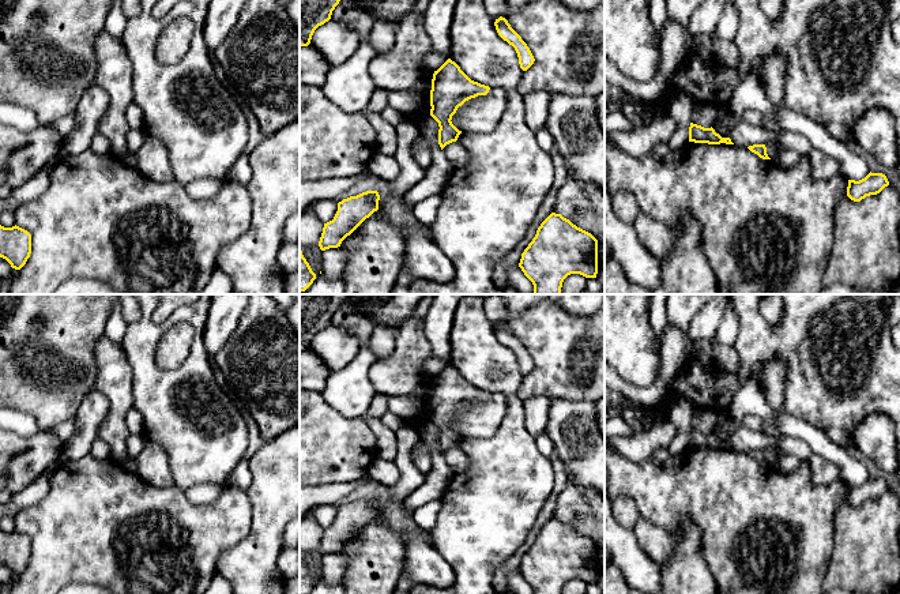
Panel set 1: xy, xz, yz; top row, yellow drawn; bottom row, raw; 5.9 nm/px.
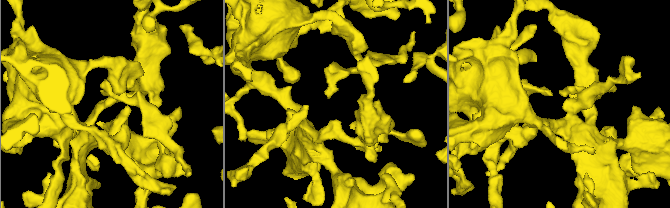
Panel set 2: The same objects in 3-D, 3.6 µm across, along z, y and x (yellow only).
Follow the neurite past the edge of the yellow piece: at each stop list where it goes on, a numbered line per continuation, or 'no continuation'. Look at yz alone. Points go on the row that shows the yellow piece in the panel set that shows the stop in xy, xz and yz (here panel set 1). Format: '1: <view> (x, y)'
1: yz (772, 150)

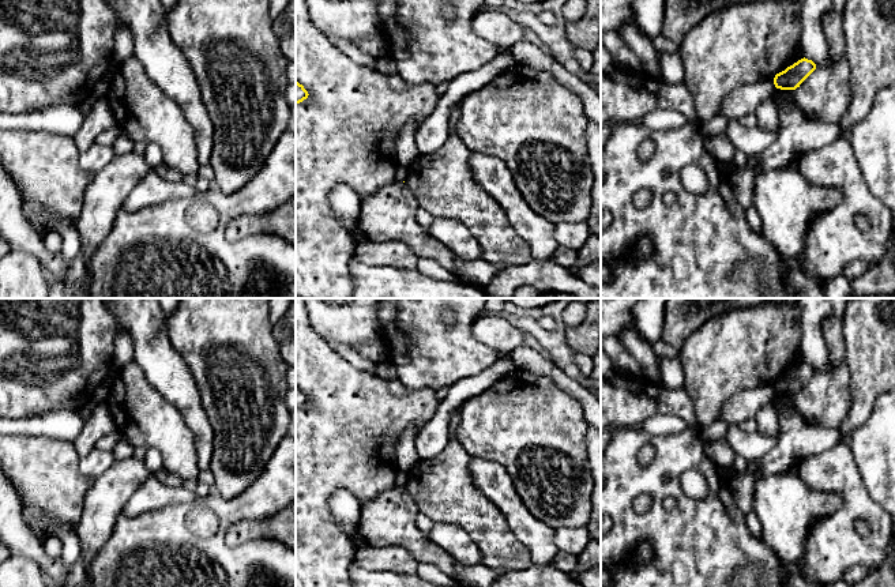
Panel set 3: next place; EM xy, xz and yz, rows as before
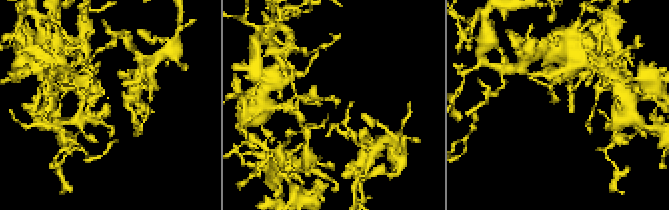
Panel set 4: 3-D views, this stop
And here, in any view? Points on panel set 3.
no continuation

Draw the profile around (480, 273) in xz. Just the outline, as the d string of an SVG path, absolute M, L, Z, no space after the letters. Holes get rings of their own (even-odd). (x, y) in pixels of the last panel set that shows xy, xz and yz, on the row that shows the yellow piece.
M454 255L454 272L465 283L484 289L501 270L484 259L467 260Z

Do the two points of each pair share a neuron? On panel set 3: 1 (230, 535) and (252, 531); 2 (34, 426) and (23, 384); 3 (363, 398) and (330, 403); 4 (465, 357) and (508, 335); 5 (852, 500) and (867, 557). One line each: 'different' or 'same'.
1: same
2: different
3: same
4: different
5: same

